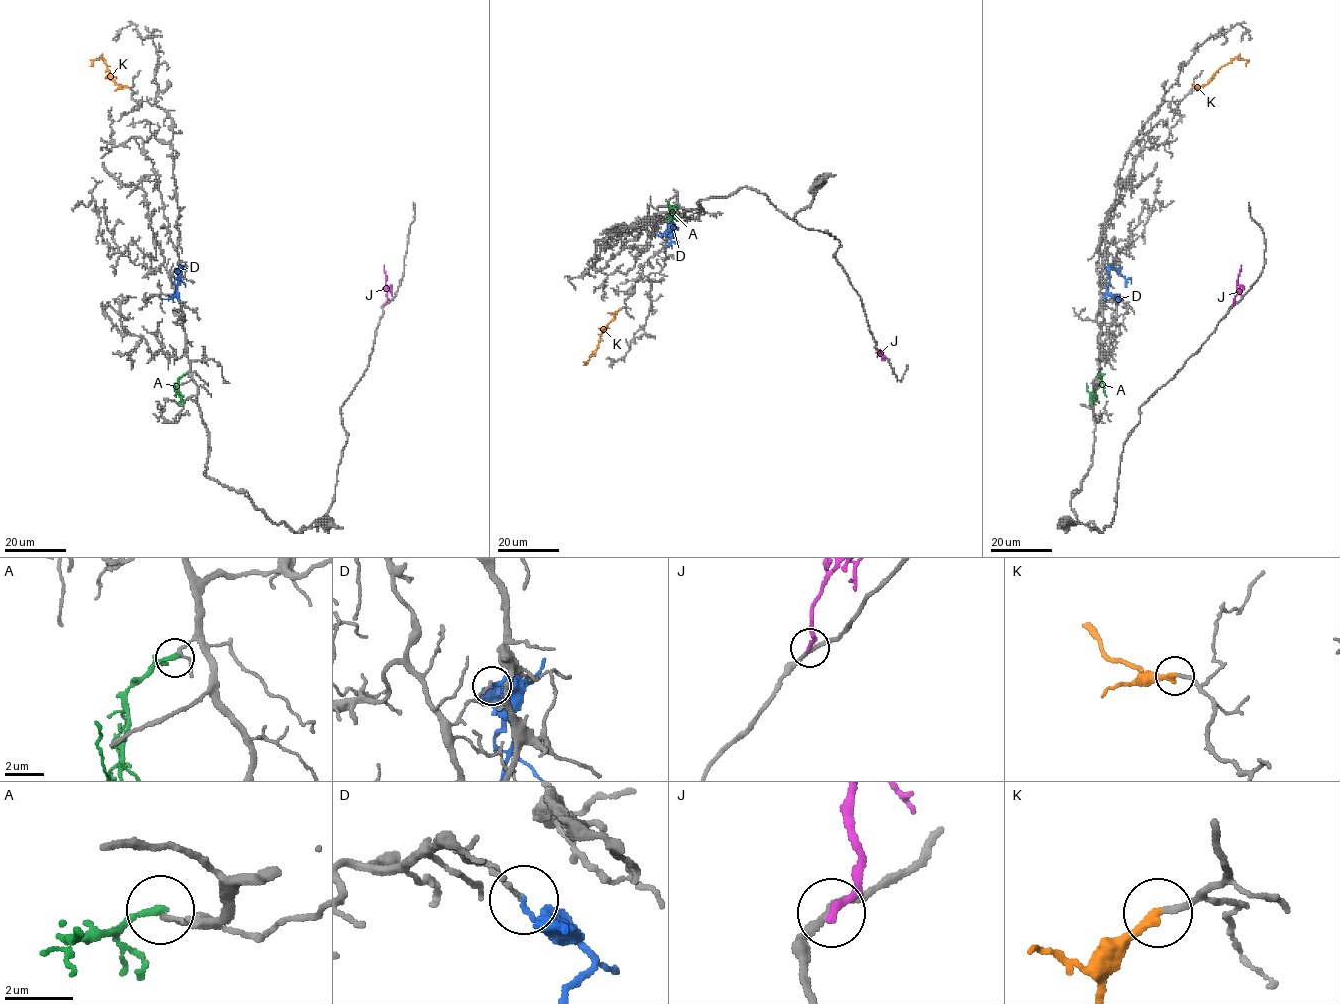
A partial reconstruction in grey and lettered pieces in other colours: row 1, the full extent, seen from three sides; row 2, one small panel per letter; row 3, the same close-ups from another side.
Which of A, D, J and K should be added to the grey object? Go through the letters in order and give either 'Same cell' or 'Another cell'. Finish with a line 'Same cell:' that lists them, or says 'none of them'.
A: Another cell
D: Another cell
J: Another cell
K: Same cell
Same cell: K

